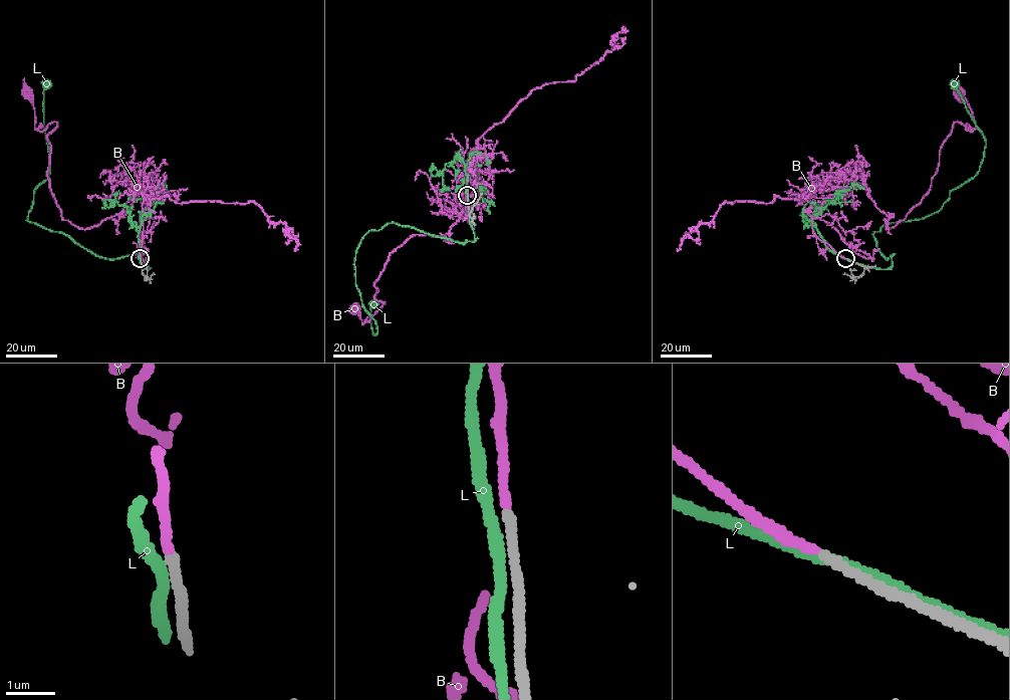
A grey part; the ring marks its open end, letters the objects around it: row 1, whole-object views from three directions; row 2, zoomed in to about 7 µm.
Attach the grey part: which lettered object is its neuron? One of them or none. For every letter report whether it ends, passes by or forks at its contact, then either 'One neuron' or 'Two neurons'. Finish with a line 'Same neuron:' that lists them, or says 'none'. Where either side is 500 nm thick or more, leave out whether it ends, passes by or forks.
B: It ends there. One neuron
L: It passes by. Two neurons
Same neuron: B

